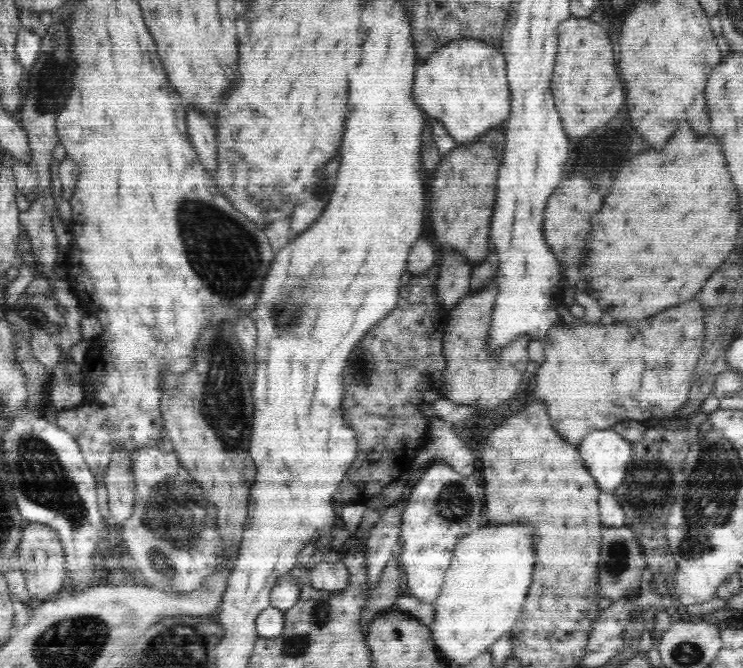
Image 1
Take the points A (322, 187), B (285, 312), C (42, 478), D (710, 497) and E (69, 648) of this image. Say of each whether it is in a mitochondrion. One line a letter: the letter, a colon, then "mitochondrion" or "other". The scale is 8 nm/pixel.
A: mitochondrion
B: mitochondrion
C: mitochondrion
D: mitochondrion
E: mitochondrion

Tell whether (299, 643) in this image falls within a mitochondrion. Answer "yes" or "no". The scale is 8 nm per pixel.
yes

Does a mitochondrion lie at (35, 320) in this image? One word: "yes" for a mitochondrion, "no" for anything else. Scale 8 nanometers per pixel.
no

